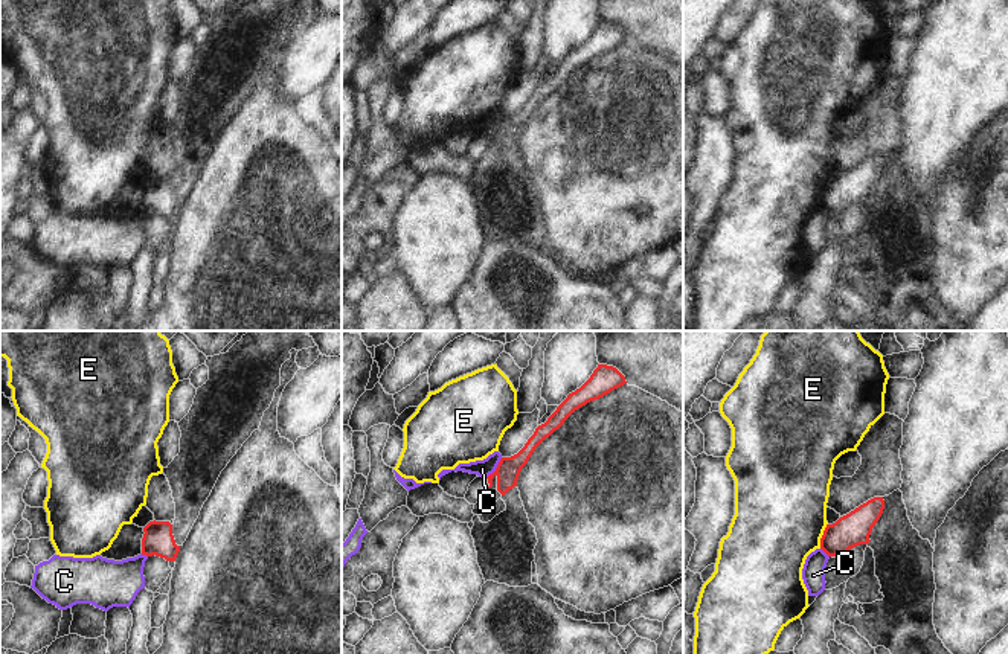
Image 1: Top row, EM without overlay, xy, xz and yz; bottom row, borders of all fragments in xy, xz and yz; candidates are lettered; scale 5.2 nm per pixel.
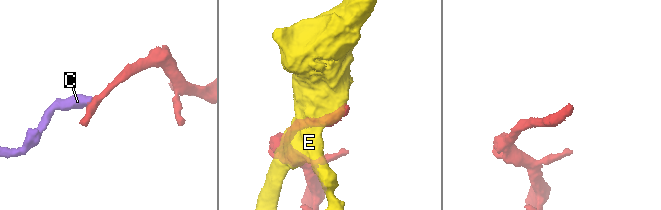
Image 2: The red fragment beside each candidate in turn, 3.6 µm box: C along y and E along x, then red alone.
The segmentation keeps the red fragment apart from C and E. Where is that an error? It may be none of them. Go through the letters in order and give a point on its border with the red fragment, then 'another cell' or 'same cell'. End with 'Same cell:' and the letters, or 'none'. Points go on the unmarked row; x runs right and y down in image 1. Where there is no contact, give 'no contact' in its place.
C: contact xz (496, 127); another cell
E: contact yz (822, 194); another cell
Same cell: none

